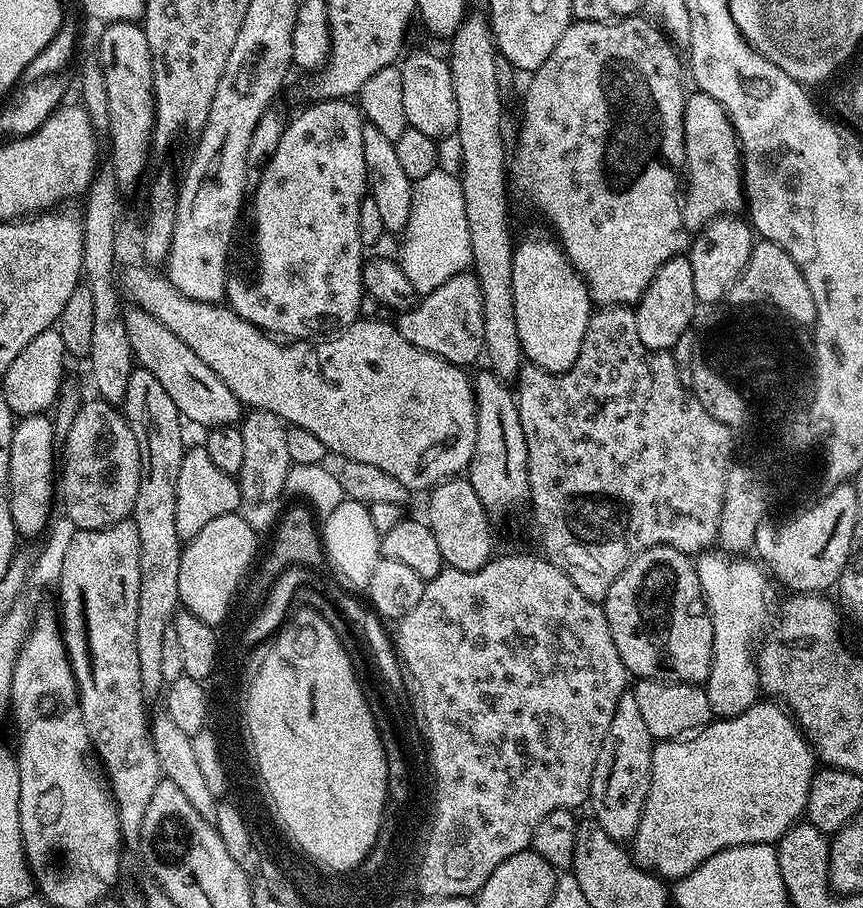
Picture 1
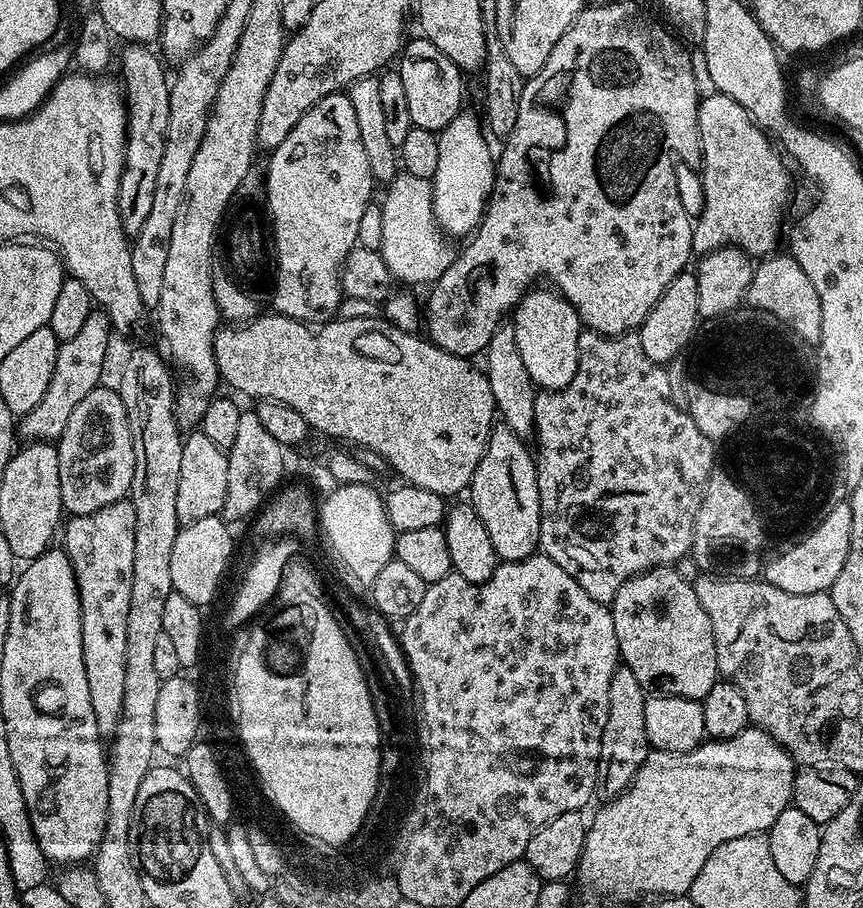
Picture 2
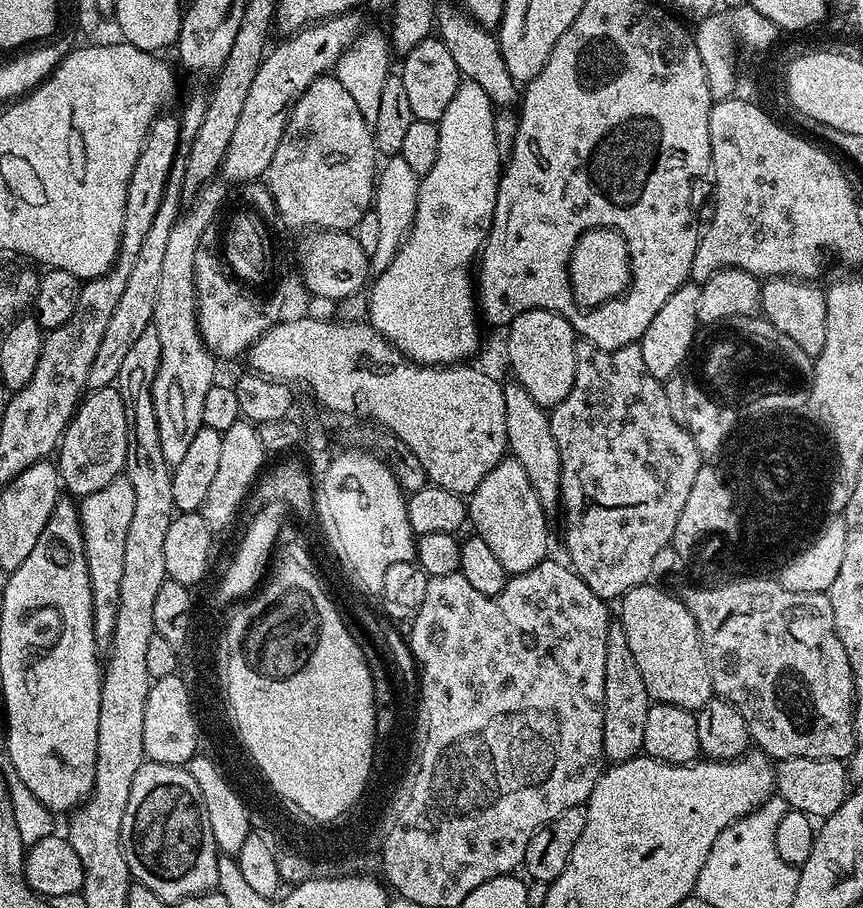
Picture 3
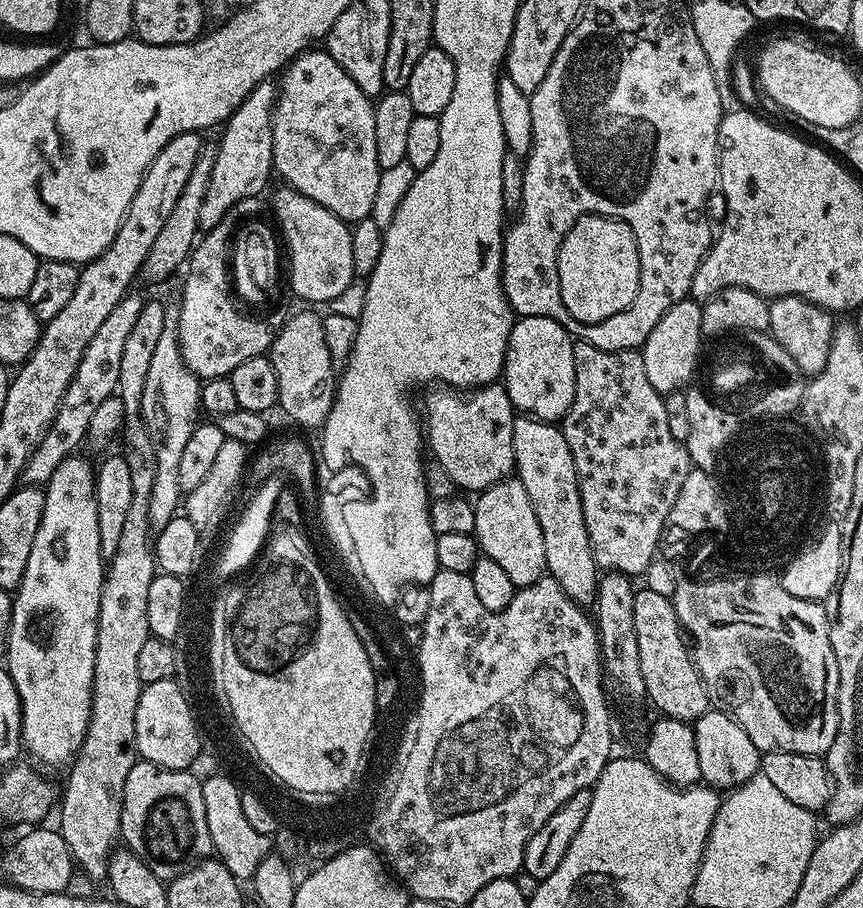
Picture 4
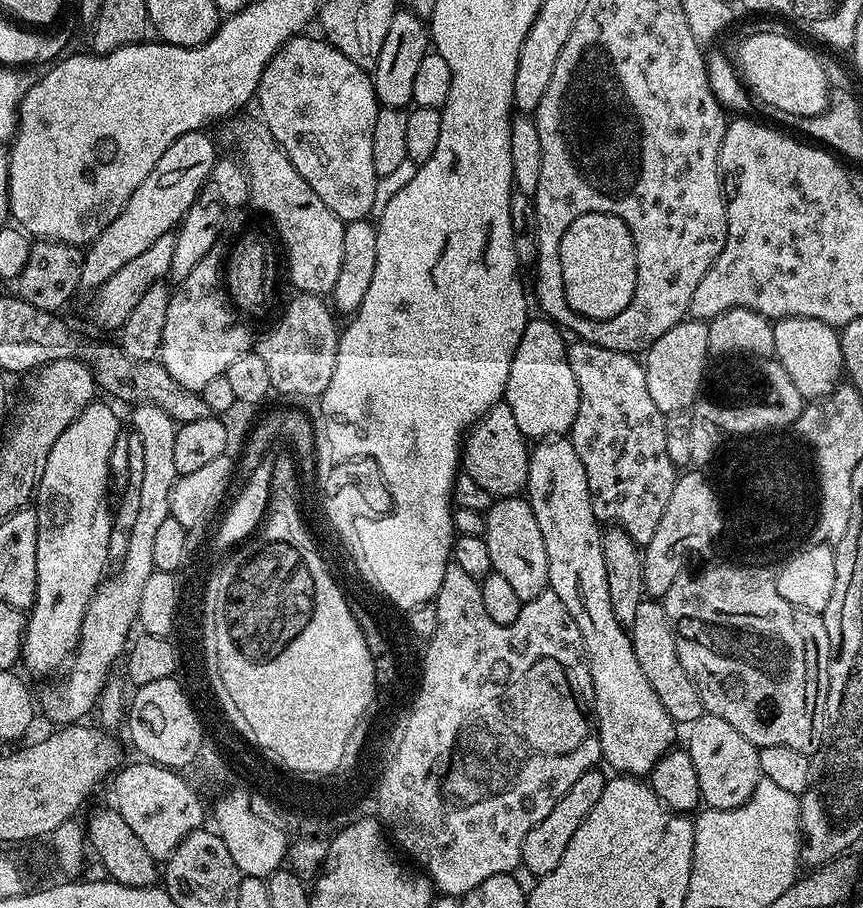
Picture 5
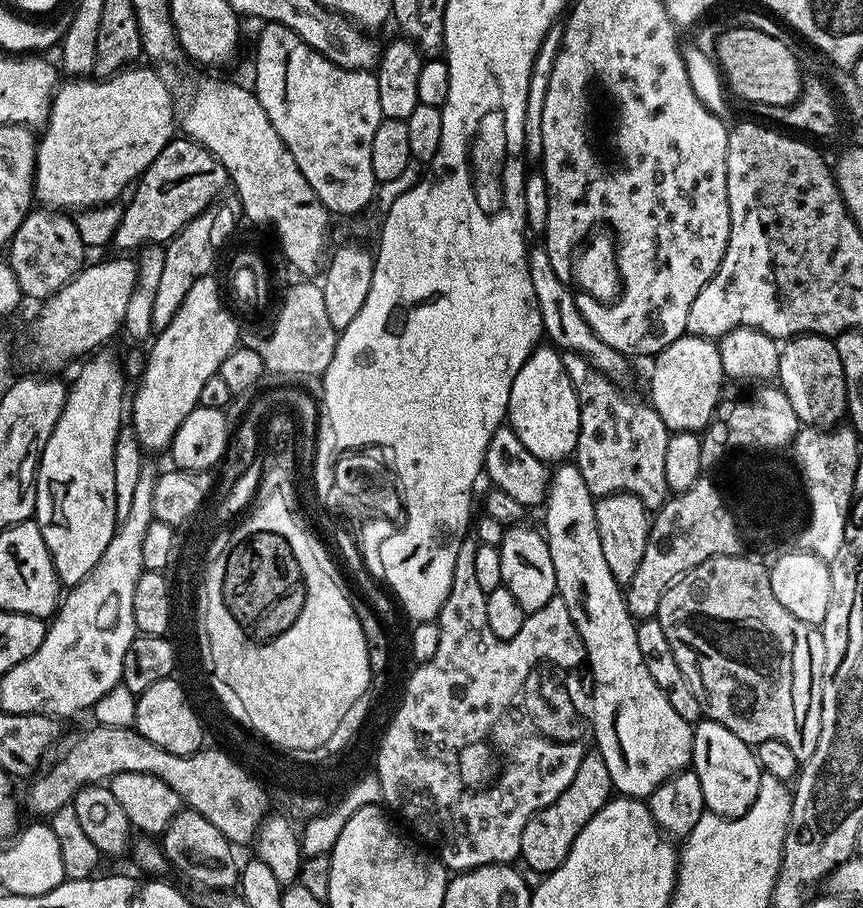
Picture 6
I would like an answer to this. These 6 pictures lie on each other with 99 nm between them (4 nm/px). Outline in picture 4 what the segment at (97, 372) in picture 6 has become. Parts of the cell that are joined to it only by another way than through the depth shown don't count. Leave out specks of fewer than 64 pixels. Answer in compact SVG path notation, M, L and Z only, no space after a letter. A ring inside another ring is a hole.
M80 454L65 456L64 460L54 470L54 474L48 480L44 488L44 509L42 518L38 522L38 534L34 534L34 546L30 546L30 558L26 561L26 570L22 574L20 587L15 589L12 596L12 624L8 628L8 646L6 655L6 667L14 686L18 690L18 698L22 706L22 744L28 752L37 760L37 765L48 768L60 768L71 765L77 752L80 751L82 742L86 738L86 730L92 713L92 683L94 682L94 658L96 657L96 635L100 625L100 591L104 585L104 573L106 571L106 558L102 554L102 542L98 538L98 502L96 501L96 474L94 464L83 460Z

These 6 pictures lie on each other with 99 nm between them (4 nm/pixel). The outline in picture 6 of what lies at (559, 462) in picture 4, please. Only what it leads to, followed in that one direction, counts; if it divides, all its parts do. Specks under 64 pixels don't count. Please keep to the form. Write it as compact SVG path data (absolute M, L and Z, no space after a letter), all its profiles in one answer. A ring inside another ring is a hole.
M564 462L551 469L548 491L542 505L543 512L544 524L542 523L542 531L550 546L550 559L554 561L556 590L562 598L562 602L566 602L566 606L569 608L570 618L574 618L574 626L578 626L578 634L584 643L586 668L587 671L592 671L592 680L590 676L590 699L592 702L590 732L593 737L596 735L596 744L594 744L595 751L602 754L602 762L606 762L606 770L610 770L610 782L612 783L613 789L619 795L631 796L633 798L647 798L652 795L654 789L662 786L662 782L666 782L672 776L677 776L677 774L685 771L691 765L693 725L688 724L686 718L681 718L675 712L674 706L670 706L666 694L662 694L662 690L658 690L658 685L654 682L654 678L650 678L650 670L646 670L646 662L642 658L642 653L638 651L637 621L632 619L632 615L628 609L625 589L614 578L614 574L610 574L610 565L606 563L606 557L602 554L602 538L598 538L598 522L596 521L596 500L590 494L590 490L586 490L586 481L583 480L582 474L576 469L575 463Z

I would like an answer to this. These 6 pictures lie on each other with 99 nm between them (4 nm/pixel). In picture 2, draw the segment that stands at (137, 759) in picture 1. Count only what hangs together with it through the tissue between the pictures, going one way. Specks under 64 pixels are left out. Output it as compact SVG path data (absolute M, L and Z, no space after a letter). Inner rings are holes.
M125 498L93 513L72 516L68 521L62 528L62 550L70 558L78 582L86 683L90 686L90 702L94 705L98 730L101 737L108 738L116 731L122 714L122 698L126 694L126 618L130 615L130 586L134 574L134 506L131 499Z

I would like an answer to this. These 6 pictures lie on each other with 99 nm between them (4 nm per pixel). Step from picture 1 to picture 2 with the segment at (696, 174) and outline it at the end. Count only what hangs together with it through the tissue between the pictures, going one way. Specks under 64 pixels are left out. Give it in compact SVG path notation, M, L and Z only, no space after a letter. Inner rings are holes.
M717 94L701 99L698 130L700 131L698 163L700 163L700 188L704 191L704 205L700 208L700 217L698 215L695 217L692 226L693 253L703 254L731 246L742 249L753 258L767 258L773 255L779 249L776 247L782 244L782 233L785 231L784 211L787 210L788 199L792 196L792 176L788 173L789 165L781 149L774 143L773 137L753 120L751 114L742 106L738 106L738 102L734 102L734 98L729 96Z

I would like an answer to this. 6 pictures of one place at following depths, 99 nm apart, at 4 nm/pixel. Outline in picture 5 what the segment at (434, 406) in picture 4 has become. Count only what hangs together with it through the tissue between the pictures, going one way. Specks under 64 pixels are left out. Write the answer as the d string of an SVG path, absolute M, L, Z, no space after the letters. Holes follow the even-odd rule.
M501 402L468 429L462 445L462 468L494 498L519 496L528 487L529 451L529 441L514 422L514 410Z

